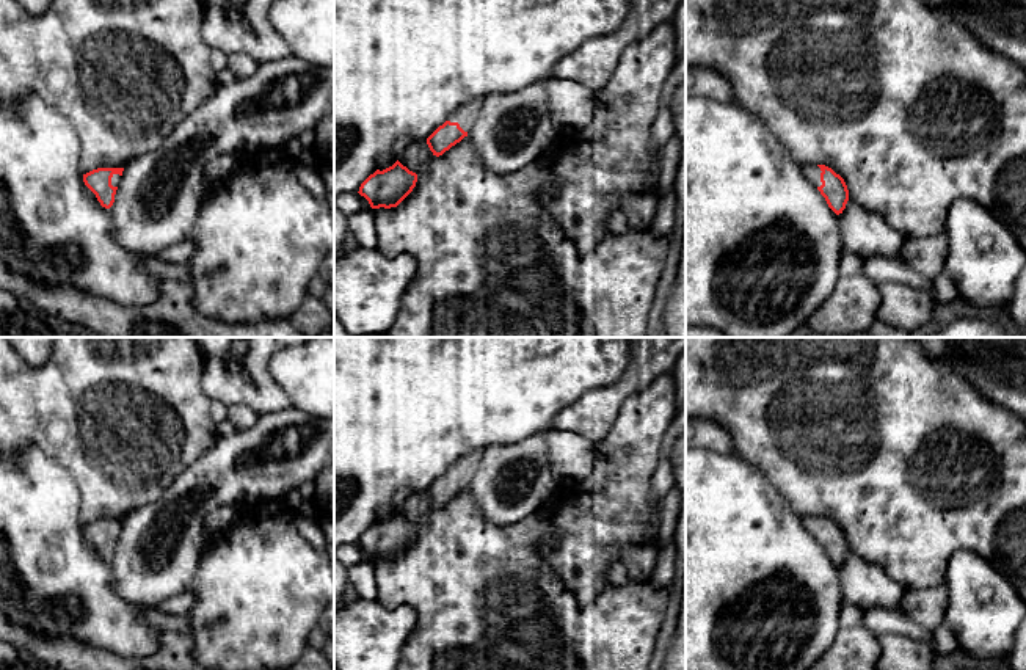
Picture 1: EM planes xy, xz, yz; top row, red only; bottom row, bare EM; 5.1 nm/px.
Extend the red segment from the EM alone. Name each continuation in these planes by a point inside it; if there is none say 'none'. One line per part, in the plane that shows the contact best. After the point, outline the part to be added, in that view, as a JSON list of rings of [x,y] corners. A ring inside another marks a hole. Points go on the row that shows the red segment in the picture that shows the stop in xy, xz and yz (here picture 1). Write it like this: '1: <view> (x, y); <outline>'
1: yz (811, 171); [[[800,163],[805,176],[808,177],[808,180],[814,185],[814,187],[820,187],[820,168],[817,165],[813,163]]]

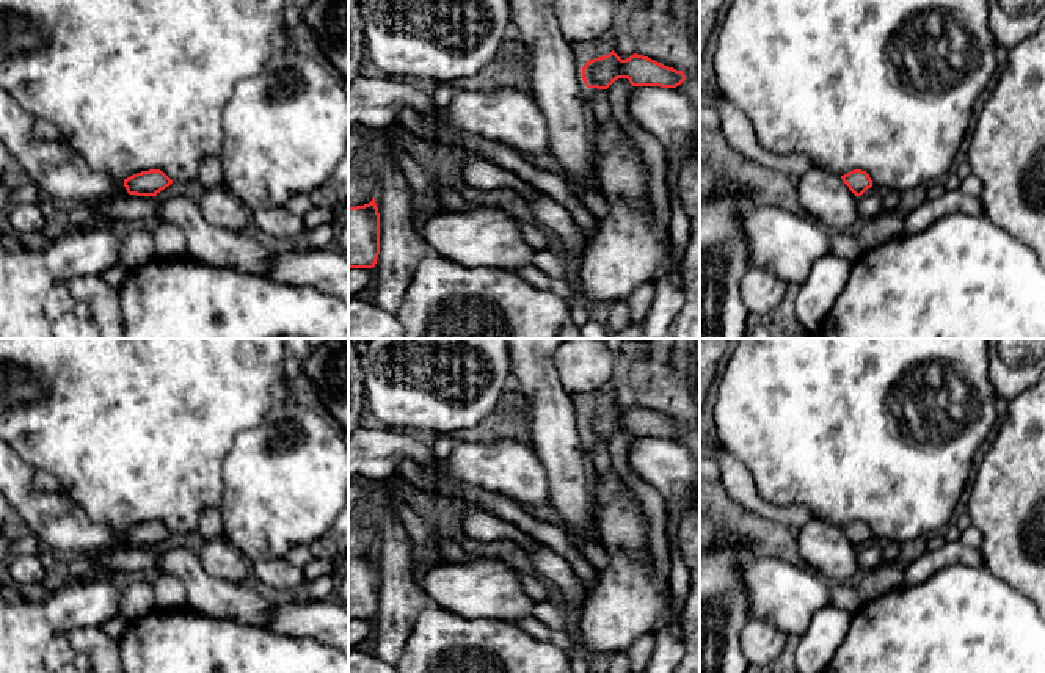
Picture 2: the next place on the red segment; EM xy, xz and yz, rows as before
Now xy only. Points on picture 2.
none

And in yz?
none

